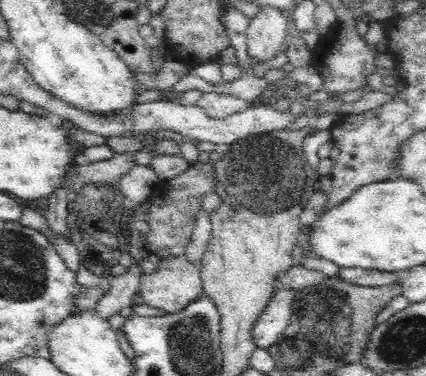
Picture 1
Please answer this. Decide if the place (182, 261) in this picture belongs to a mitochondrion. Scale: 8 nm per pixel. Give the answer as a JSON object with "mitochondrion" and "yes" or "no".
{"mitochondrion":"no"}

